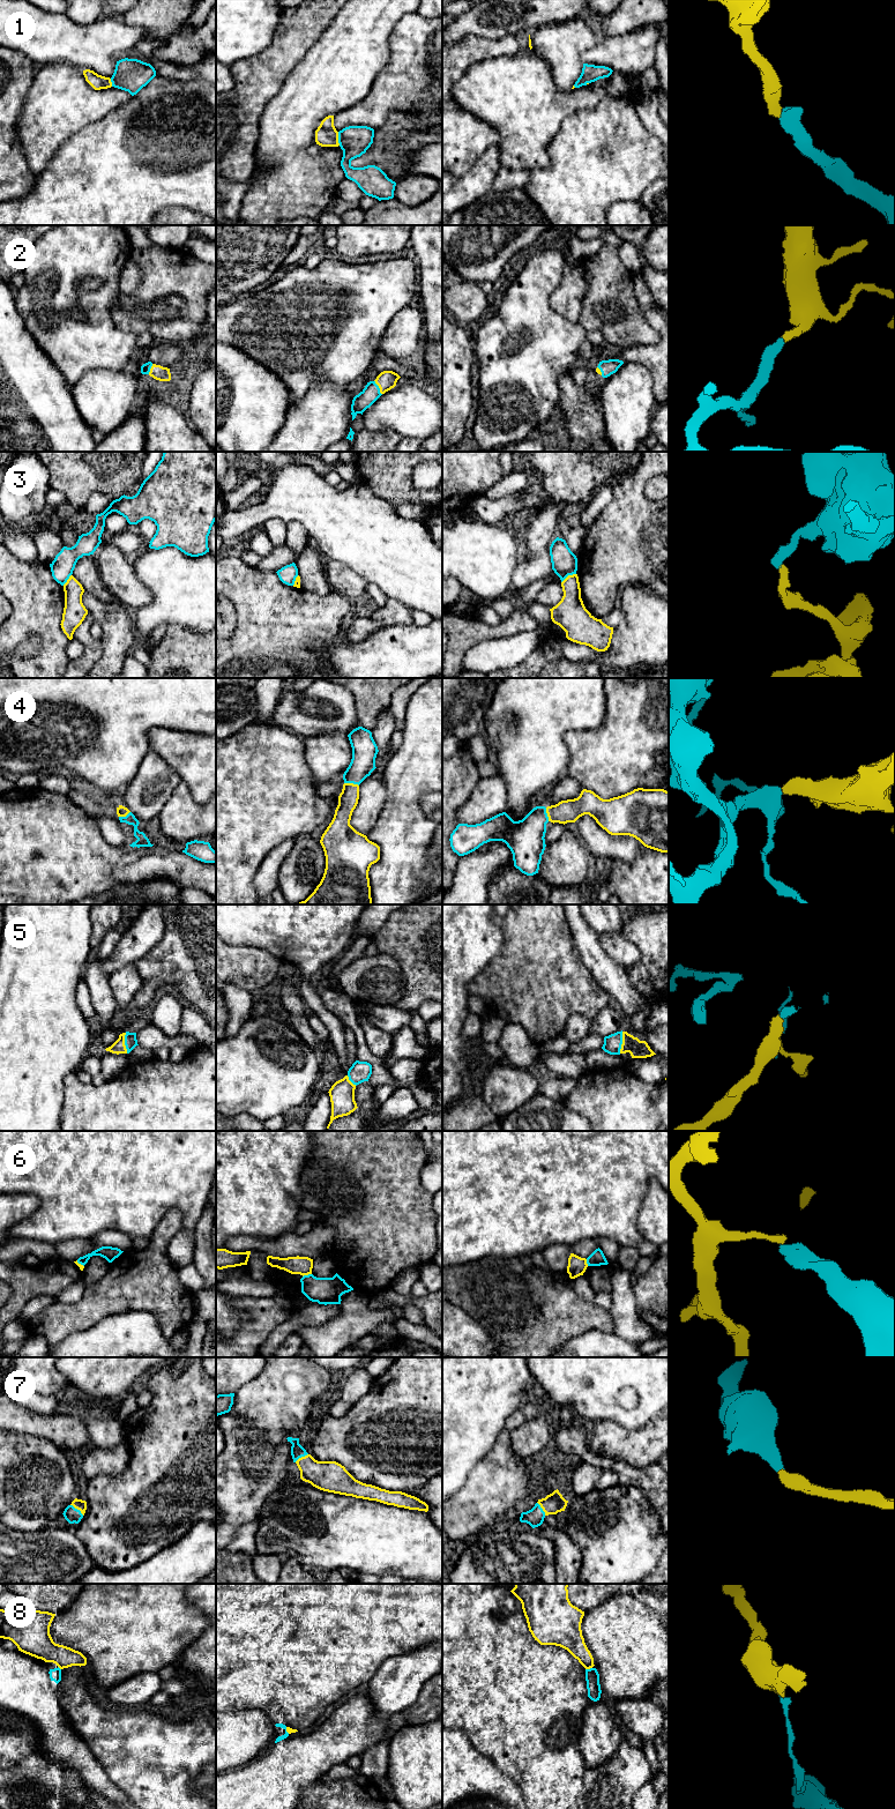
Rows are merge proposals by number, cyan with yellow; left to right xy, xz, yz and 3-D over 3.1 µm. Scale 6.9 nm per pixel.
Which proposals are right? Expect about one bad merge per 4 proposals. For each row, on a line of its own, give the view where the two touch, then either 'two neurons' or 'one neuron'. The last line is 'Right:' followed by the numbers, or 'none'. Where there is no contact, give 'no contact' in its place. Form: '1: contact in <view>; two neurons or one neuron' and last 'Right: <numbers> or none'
1: contact in xz; one neuron
2: contact in xz; one neuron
3: contact in yz; two neurons
4: contact in xz; one neuron
5: contact in yz; one neuron
6: contact in xz; two neurons
7: contact in xy; one neuron
8: contact in yz; two neurons
Right: 1, 2, 4, 5, 7

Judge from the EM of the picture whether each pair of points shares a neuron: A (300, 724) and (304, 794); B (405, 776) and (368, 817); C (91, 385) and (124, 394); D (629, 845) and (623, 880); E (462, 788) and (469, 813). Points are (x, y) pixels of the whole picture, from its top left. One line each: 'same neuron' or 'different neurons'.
A: different neurons
B: different neurons
C: same neuron
D: different neurons
E: different neurons

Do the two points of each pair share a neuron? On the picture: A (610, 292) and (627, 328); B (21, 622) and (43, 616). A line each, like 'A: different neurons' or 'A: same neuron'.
A: same neuron
B: same neuron

